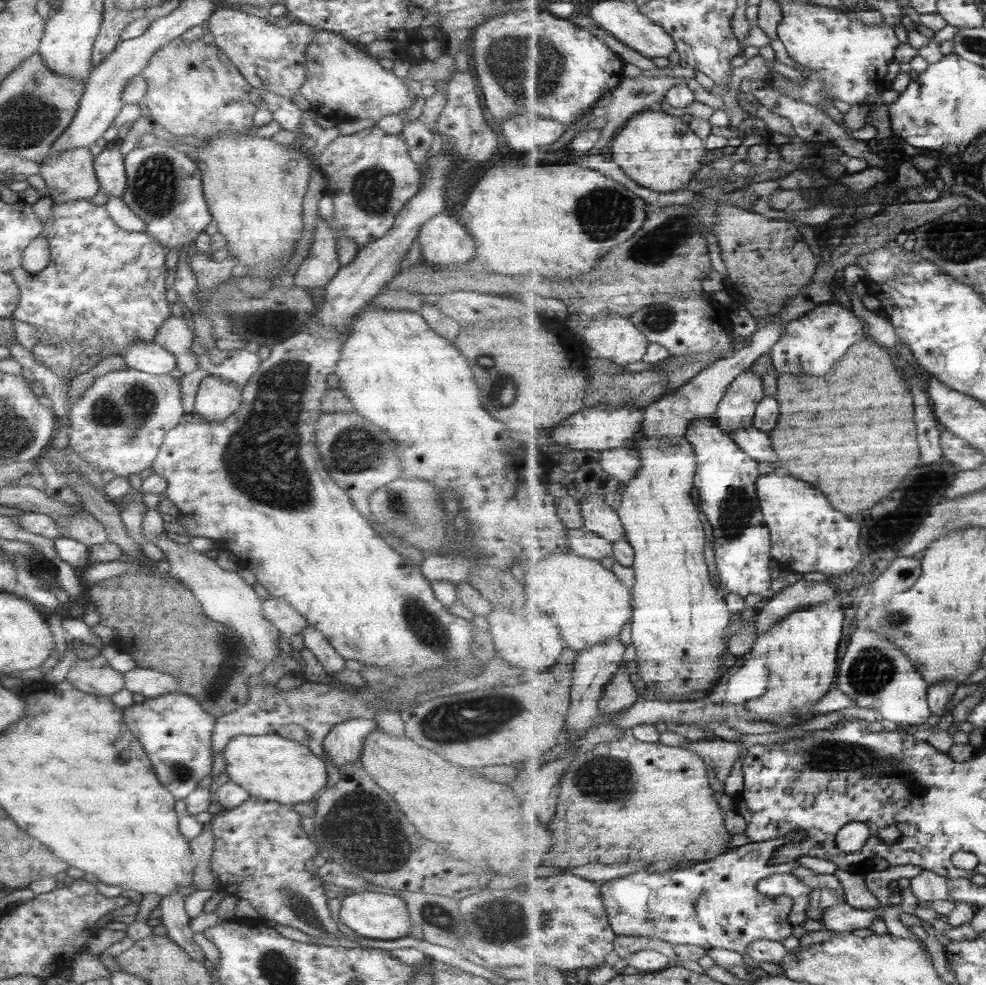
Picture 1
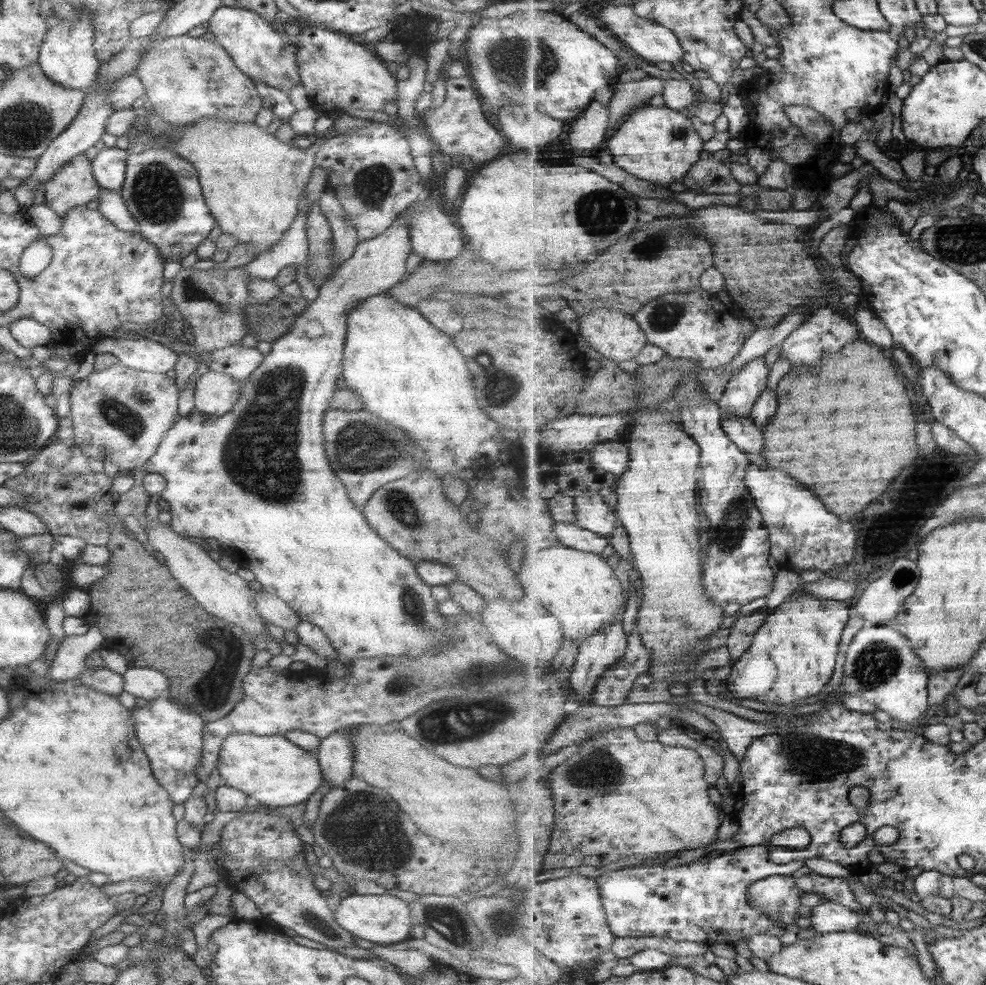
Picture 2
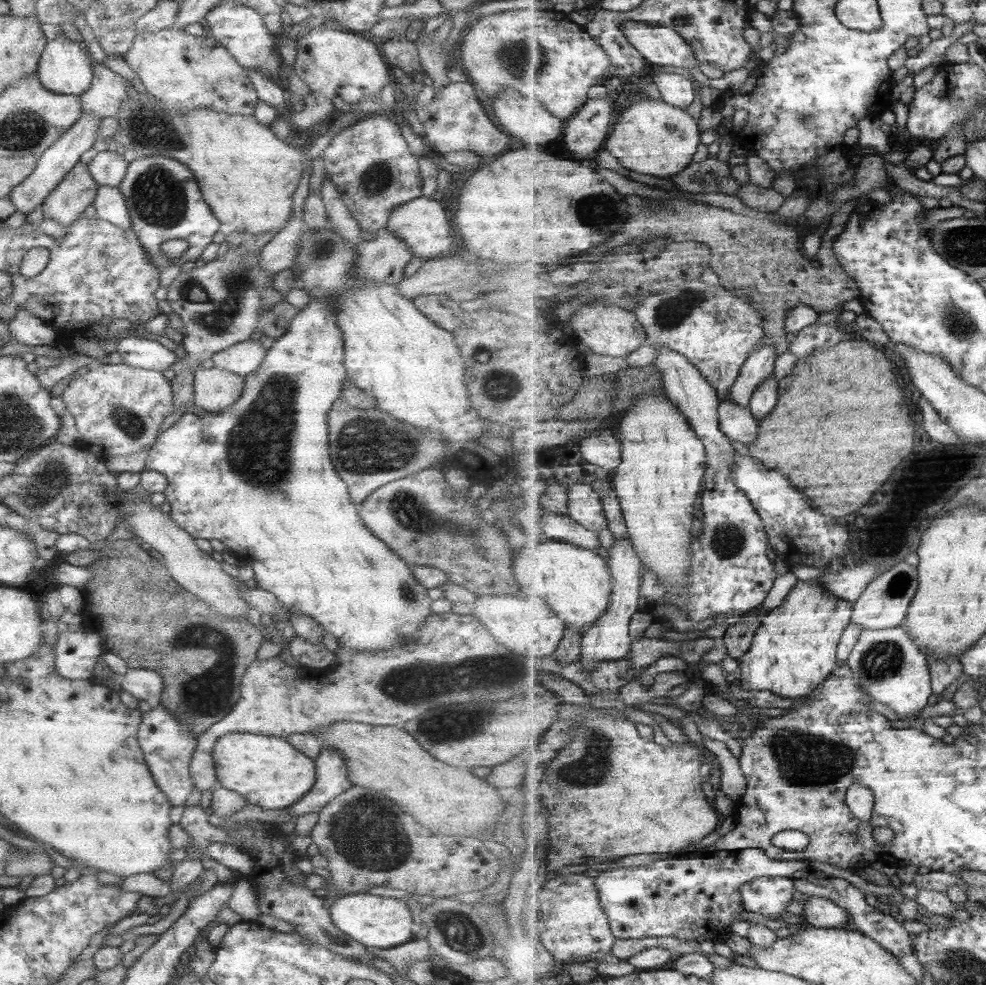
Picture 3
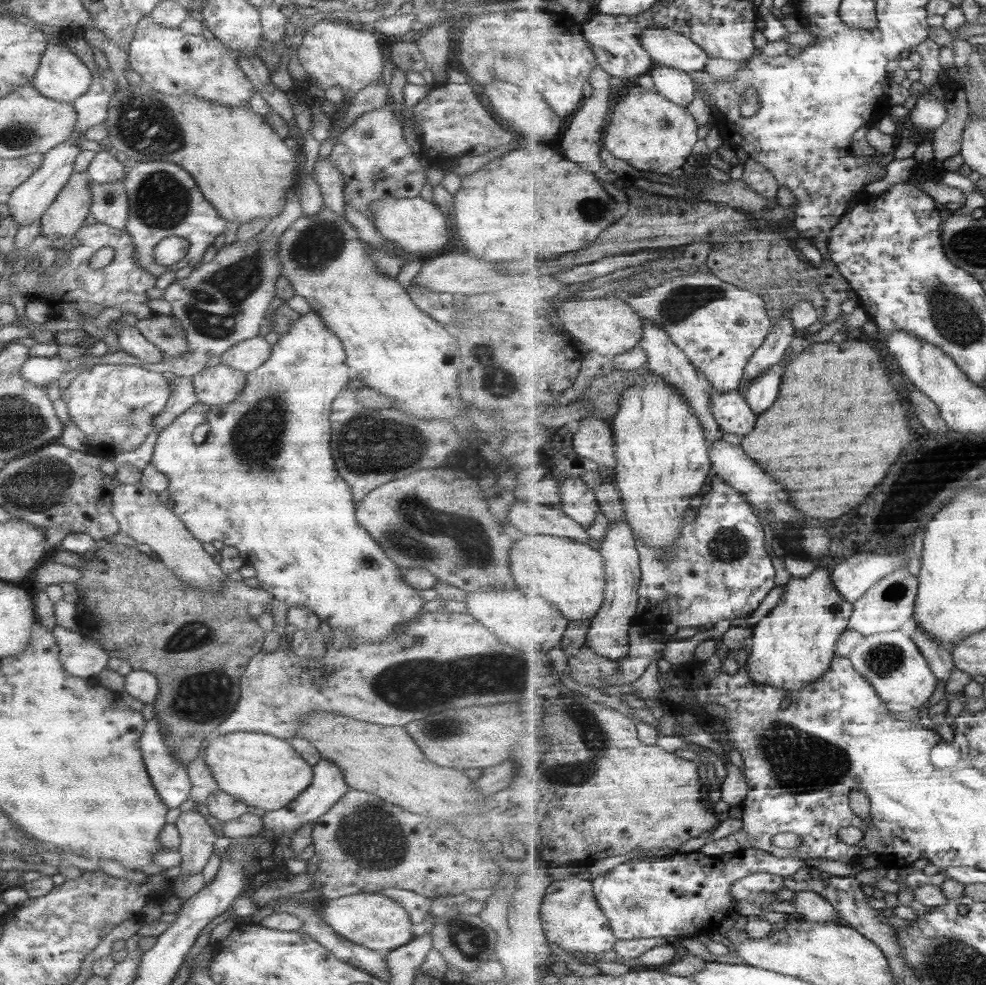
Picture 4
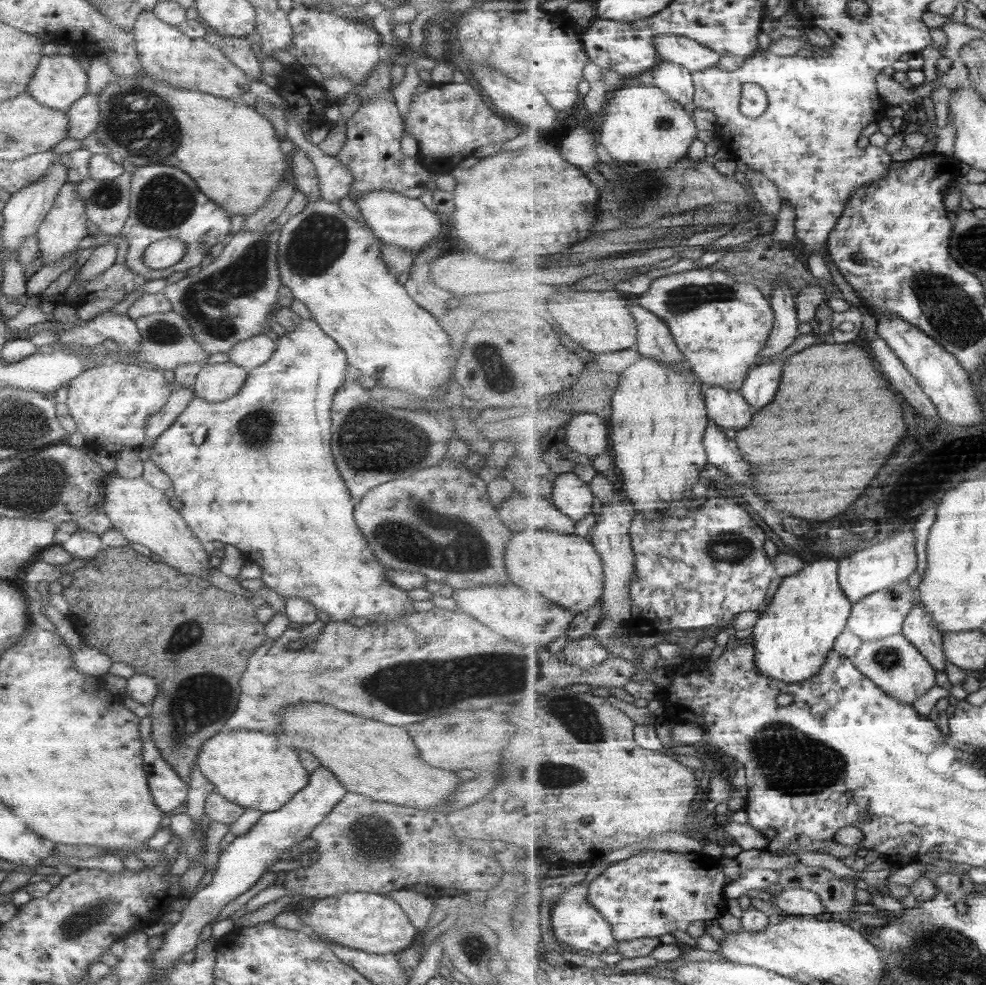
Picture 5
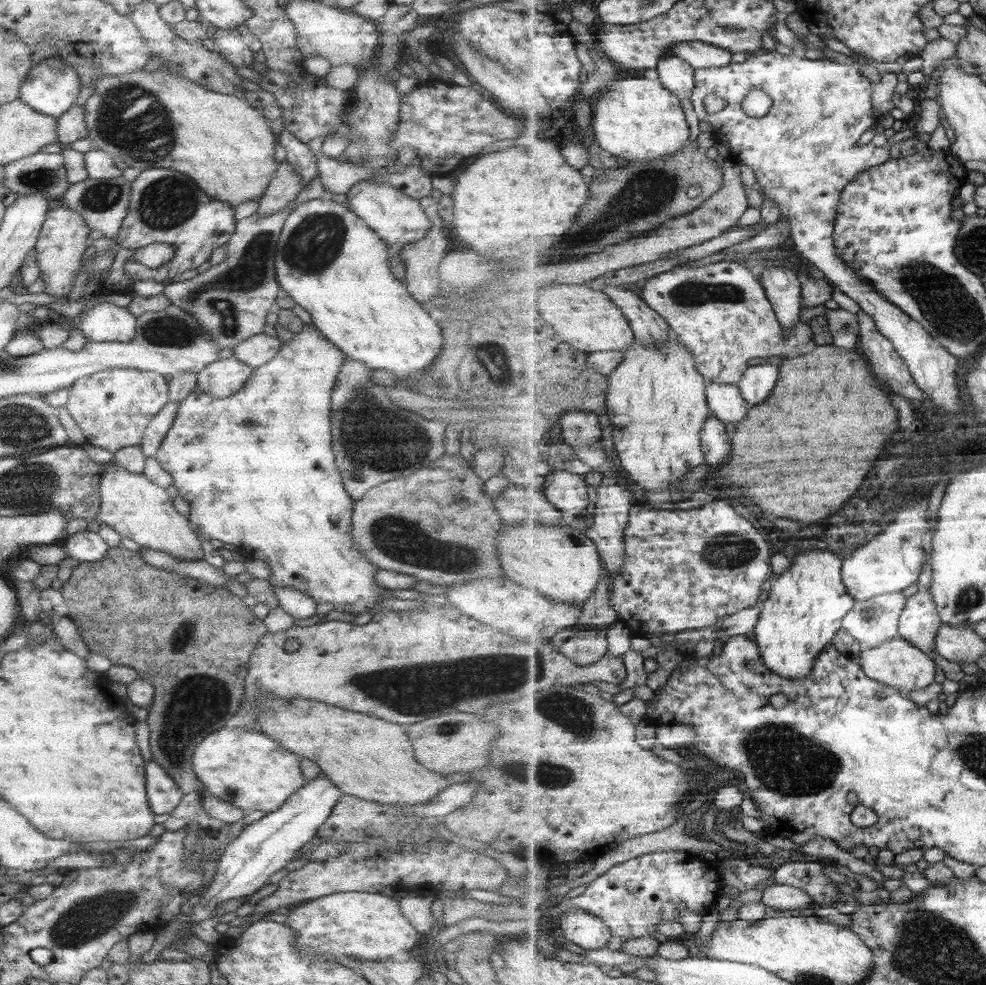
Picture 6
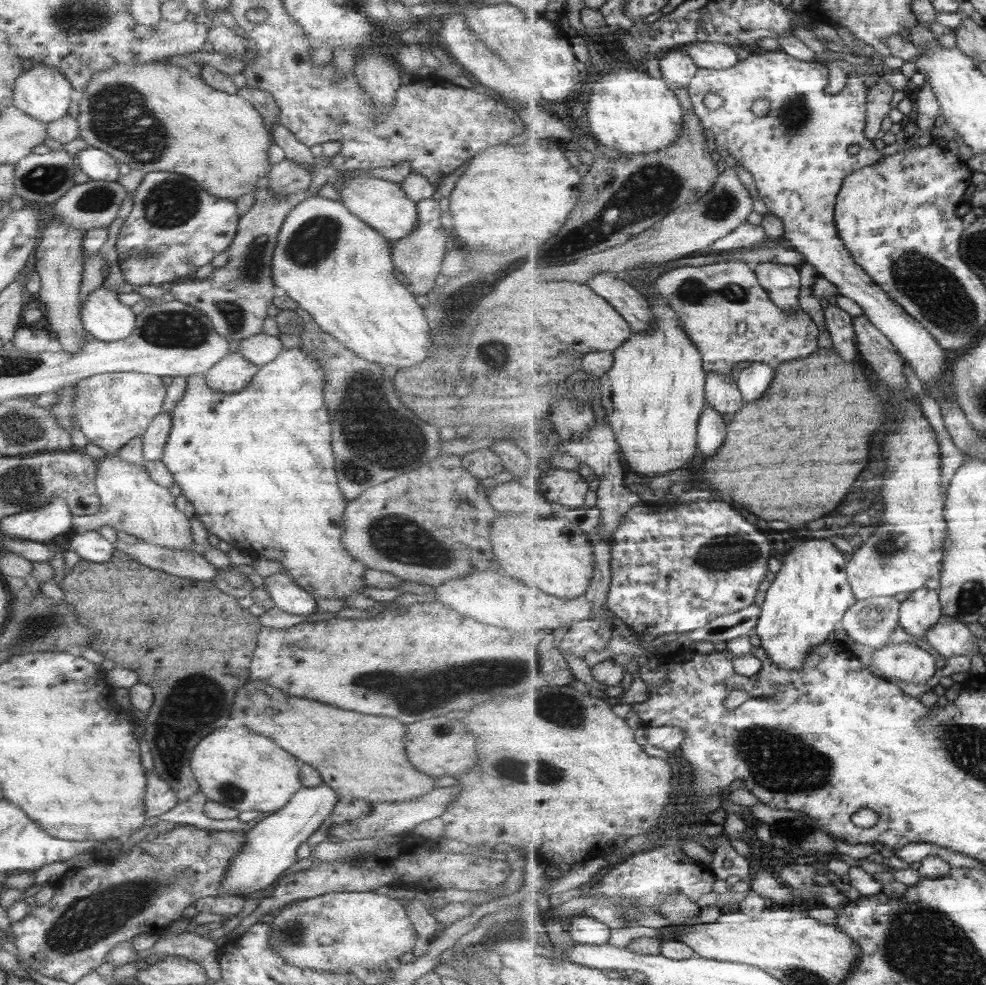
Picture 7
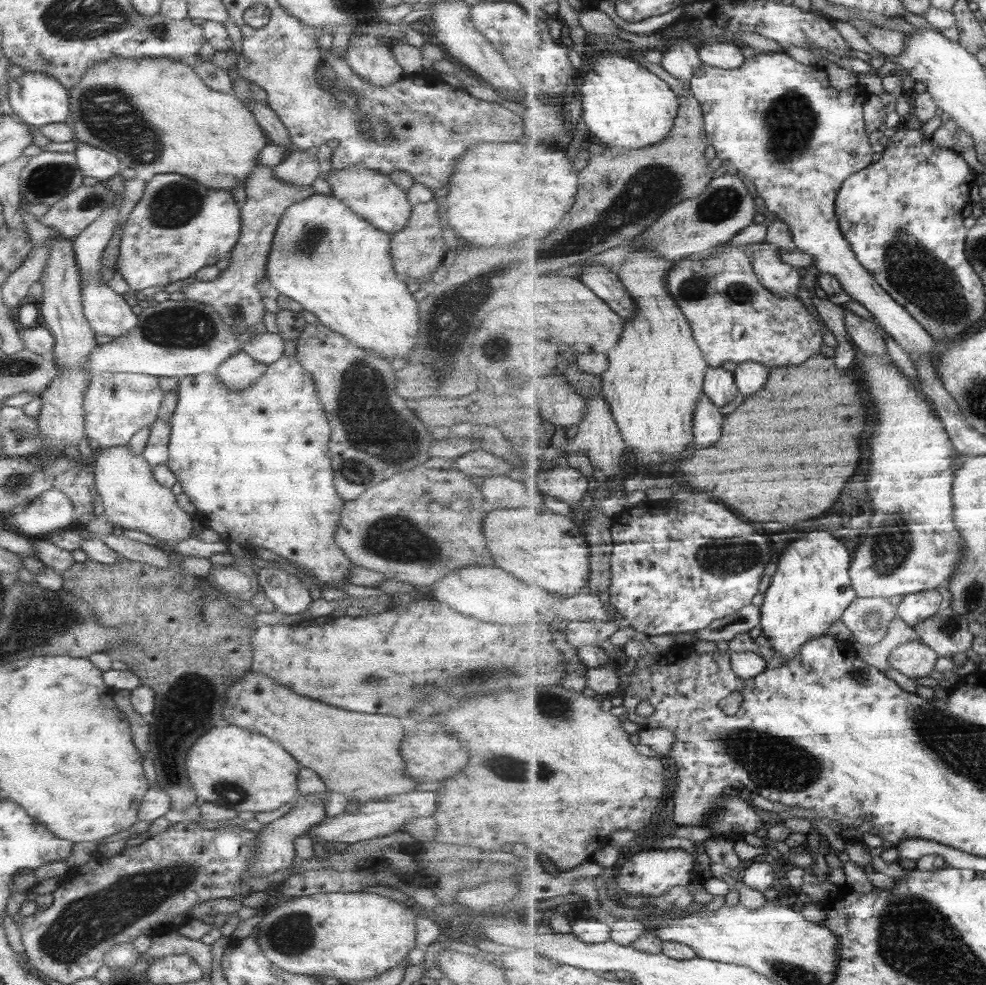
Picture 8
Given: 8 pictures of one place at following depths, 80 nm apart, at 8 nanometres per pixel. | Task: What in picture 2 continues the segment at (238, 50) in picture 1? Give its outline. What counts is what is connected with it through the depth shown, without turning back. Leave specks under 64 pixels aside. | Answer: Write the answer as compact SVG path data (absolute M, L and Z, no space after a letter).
M221 6L206 24L206 31L213 35L214 42L225 50L233 64L251 82L260 82L286 94L291 87L300 84L296 59L299 49L297 37L275 32L257 13L241 8Z

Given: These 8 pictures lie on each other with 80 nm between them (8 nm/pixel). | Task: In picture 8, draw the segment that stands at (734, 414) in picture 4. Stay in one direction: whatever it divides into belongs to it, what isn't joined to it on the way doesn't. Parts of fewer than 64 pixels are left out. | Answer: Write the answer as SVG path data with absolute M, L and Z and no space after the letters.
M708 367L704 394L713 401L713 404L723 408L725 404L731 404L739 392L734 372L729 372L722 367Z

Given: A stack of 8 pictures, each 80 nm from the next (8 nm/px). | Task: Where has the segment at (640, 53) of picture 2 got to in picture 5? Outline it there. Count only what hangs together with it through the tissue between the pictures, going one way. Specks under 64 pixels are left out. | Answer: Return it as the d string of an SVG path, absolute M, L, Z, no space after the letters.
M663 34L657 38L656 54L662 61L680 64L693 73L713 68L721 60L718 52L700 42L673 34Z

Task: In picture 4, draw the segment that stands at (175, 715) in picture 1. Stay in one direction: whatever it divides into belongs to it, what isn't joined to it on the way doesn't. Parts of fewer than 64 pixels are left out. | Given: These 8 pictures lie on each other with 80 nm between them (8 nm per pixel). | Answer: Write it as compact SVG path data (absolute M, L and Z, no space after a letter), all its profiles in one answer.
M153 717L144 722L142 731L138 738L139 752L151 784L159 798L169 808L177 808L183 802L190 791L190 782L187 776L186 767L174 757L172 750L166 745L166 740L157 724L157 718Z

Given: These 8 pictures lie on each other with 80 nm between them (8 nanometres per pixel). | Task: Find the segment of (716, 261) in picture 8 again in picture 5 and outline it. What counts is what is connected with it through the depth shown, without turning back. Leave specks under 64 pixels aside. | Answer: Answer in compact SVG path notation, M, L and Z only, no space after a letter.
M697 268L657 277L644 293L633 296L633 299L639 306L653 311L653 314L668 323L675 342L703 383L729 390L740 390L744 385L749 369L755 366L758 356L764 352L776 324L776 313L767 295L755 285L736 280L736 274L720 268Z

